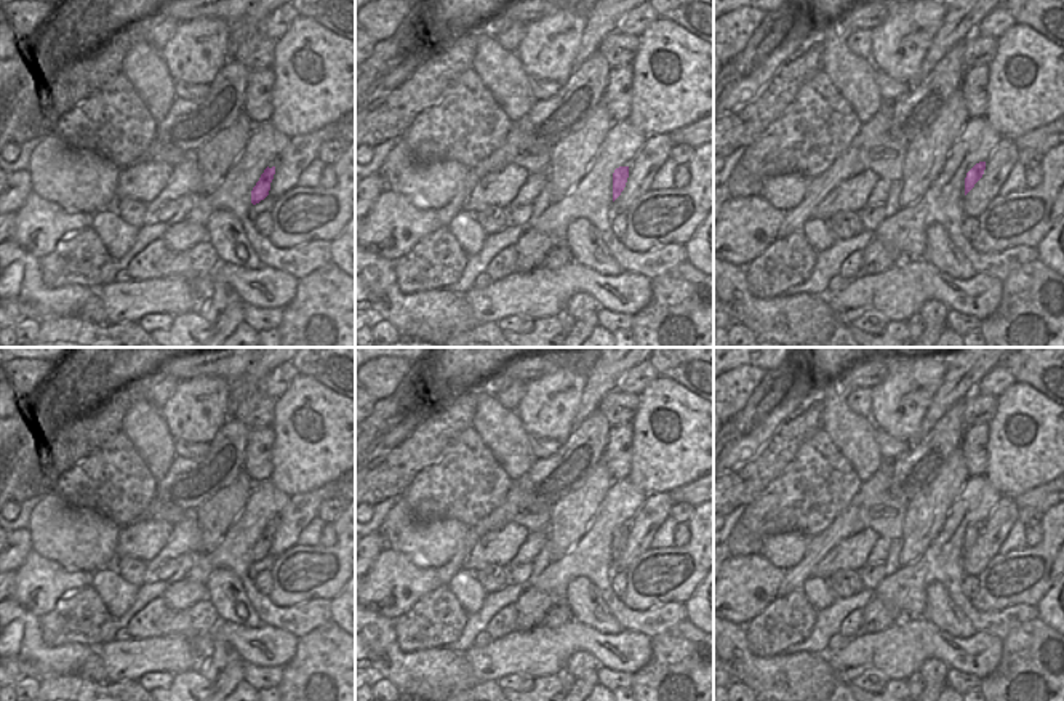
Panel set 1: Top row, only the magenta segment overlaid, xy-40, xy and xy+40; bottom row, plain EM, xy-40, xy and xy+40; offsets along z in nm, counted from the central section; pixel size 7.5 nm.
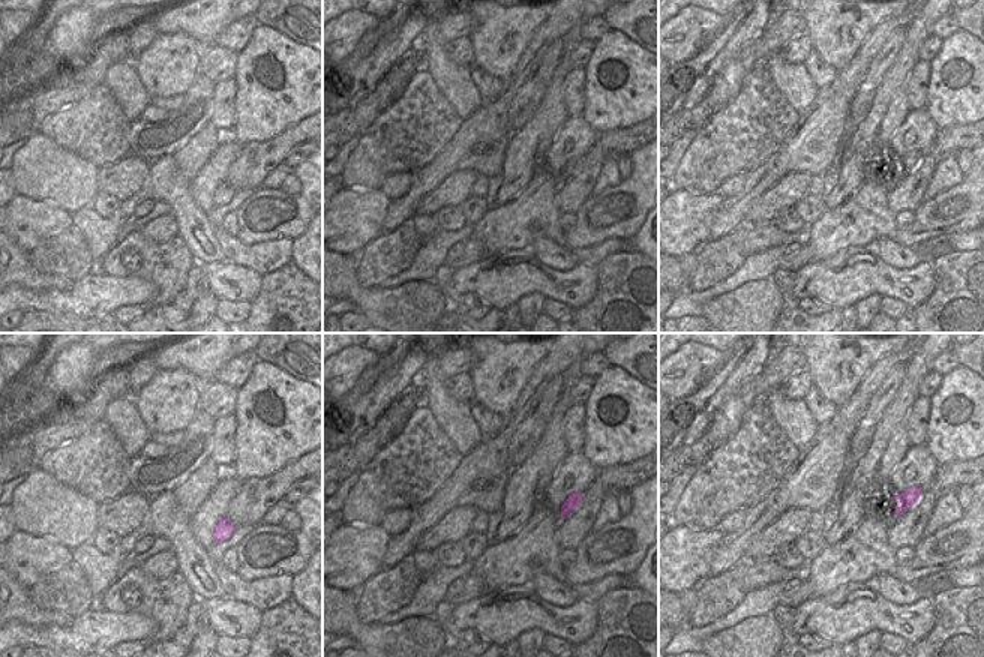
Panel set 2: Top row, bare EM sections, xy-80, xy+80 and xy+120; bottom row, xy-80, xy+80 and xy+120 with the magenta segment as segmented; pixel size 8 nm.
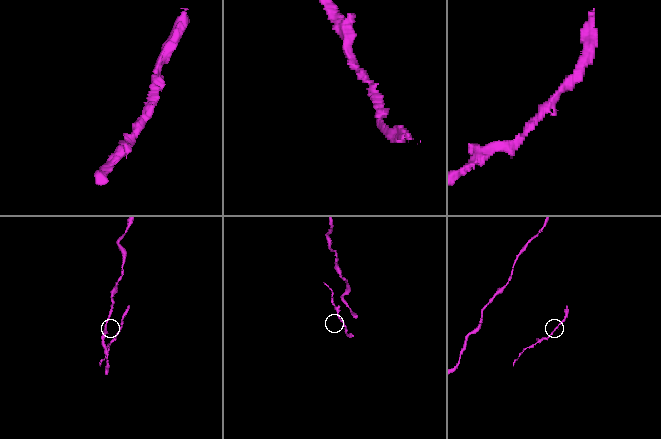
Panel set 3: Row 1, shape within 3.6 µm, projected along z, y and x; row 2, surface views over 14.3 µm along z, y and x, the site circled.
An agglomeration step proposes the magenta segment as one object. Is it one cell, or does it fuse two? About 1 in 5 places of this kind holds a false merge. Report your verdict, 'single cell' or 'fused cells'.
single cell

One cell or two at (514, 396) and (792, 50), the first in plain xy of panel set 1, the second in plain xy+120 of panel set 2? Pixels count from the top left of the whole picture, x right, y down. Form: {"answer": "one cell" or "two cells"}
{"answer": "one cell"}

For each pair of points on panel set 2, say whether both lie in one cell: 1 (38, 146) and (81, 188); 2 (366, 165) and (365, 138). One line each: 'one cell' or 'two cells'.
1: one cell
2: one cell

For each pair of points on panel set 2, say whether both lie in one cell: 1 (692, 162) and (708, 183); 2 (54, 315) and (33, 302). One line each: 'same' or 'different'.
1: same
2: different

